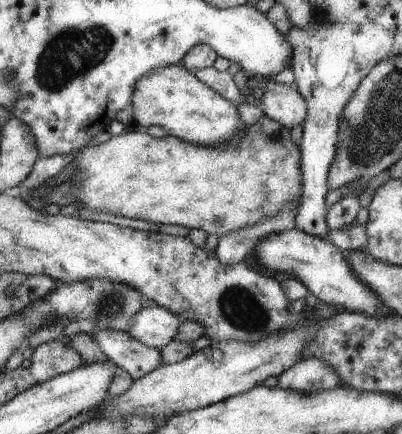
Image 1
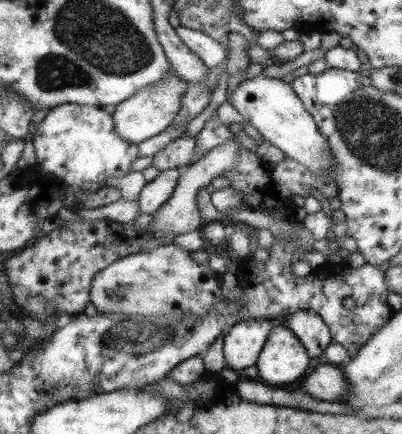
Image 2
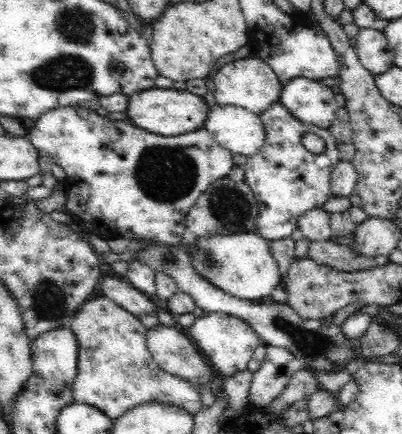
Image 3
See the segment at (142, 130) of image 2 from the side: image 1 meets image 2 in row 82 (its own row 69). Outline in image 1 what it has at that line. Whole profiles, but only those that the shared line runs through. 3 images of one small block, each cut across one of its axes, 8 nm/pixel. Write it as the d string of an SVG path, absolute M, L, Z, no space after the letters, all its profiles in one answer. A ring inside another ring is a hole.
M181 64L157 68L155 72L149 72L147 76L139 78L135 82L131 106L135 124L143 128L161 126L165 128L167 136L199 146L227 144L227 140L233 140L235 134L245 128L237 116L237 106L221 98Z

